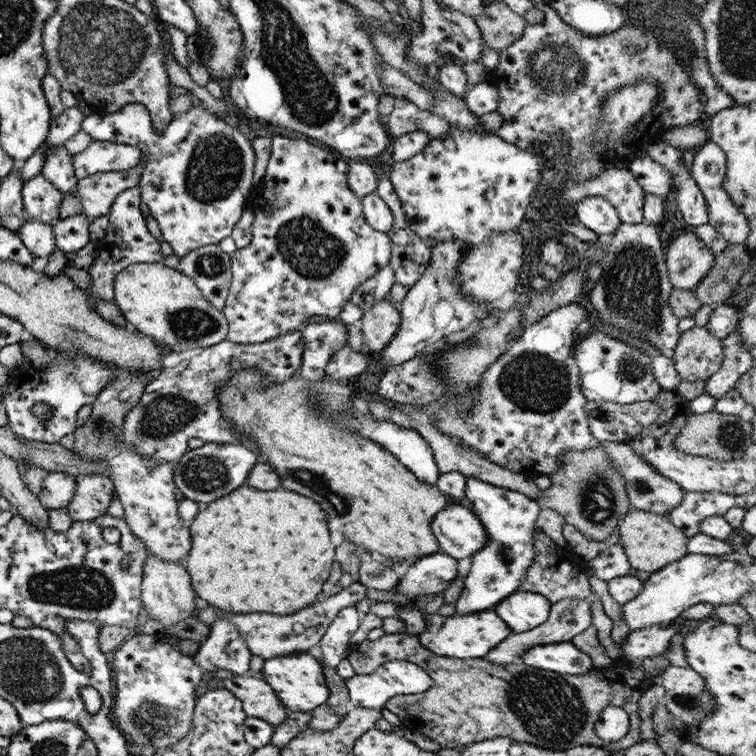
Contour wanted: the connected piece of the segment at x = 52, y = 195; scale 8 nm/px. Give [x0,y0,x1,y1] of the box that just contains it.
[21,174,63,226]

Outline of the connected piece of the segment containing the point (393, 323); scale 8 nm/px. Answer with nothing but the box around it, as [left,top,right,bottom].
[361,300,400,352]

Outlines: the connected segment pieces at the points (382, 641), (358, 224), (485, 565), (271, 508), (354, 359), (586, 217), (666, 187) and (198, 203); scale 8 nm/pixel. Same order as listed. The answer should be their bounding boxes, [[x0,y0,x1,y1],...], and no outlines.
[[347,633,670,752],[222,135,391,344],[455,476,541,616],[186,486,334,612],[326,344,366,382],[574,196,622,236],[629,156,672,200],[81,102,255,257]]

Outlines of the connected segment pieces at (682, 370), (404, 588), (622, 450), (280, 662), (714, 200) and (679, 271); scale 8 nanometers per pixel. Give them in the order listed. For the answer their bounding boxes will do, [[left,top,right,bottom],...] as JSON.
[[672,326,724,381],[392,552,458,600],[601,441,685,515],[259,652,329,713],[691,140,750,244],[665,232,715,291]]

